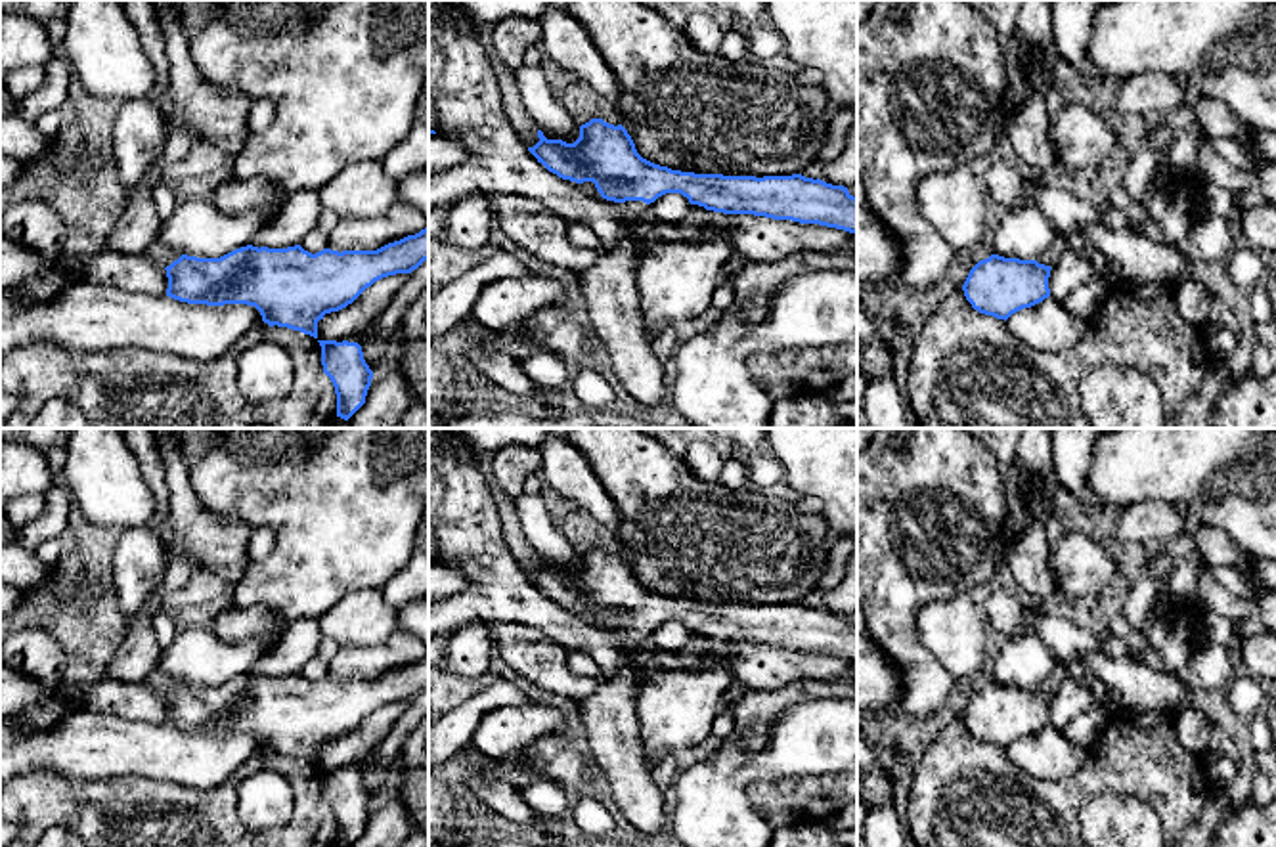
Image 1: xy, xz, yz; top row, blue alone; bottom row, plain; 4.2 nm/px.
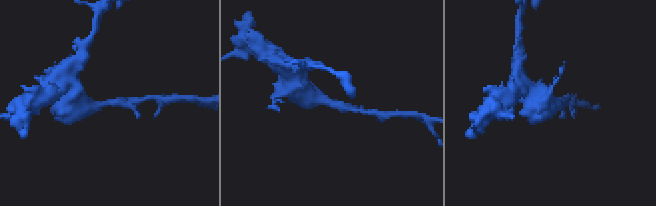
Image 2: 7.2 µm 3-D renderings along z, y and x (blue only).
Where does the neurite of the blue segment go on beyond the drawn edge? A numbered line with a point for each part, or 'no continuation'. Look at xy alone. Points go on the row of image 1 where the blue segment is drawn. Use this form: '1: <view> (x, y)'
1: xy (161, 255)

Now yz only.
1: yz (1058, 247)

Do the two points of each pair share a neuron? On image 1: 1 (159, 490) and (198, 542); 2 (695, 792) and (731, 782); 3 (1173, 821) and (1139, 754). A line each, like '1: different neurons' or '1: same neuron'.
1: different neurons
2: same neuron
3: same neuron

